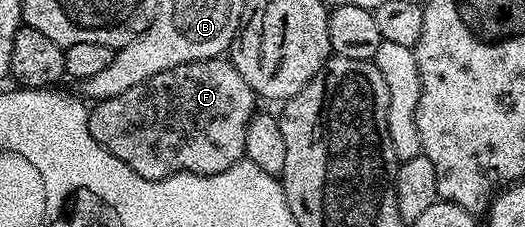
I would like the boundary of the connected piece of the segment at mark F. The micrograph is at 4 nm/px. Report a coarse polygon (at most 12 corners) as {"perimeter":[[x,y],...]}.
{"perimeter":[[225,57],[94,102],[91,137],[166,179],[245,159],[258,96]]}

